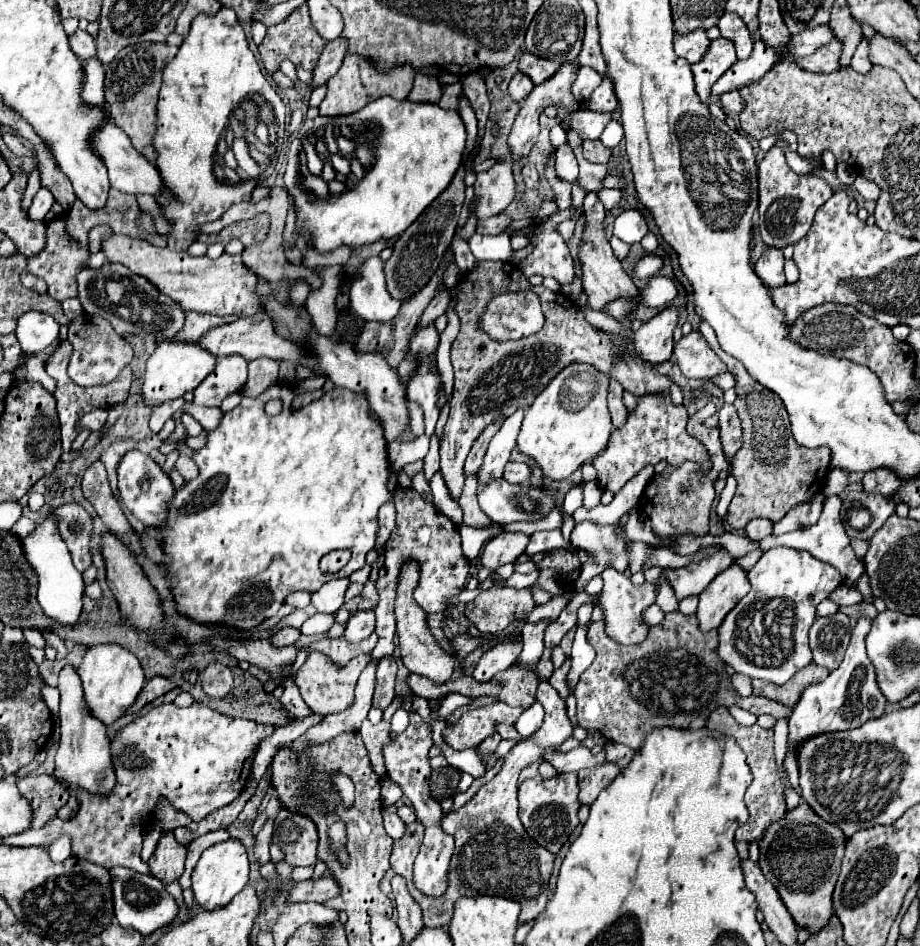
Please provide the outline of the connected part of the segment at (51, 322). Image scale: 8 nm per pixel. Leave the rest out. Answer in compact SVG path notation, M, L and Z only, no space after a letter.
M25 312L17 320L15 334L23 354L31 356L47 350L59 338L59 324L49 314Z

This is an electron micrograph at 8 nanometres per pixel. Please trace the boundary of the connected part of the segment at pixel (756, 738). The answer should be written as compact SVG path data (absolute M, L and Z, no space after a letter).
M723 706L711 712L709 722L707 722L707 728L709 730L719 730L725 736L733 736L737 740L737 744L741 746L741 750L747 754L747 762L749 762L751 772L753 772L753 782L751 782L751 786L745 792L745 804L749 808L749 820L737 830L735 838L739 842L759 840L761 834L765 834L765 830L773 822L777 822L779 818L785 818L785 814L787 814L785 788L783 788L783 784L779 780L777 766L775 766L775 756L773 756L773 730L765 730L765 728L761 728L757 724L753 724L751 728L745 728Z

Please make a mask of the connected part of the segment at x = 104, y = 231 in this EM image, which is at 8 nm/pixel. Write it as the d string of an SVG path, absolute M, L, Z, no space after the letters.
M97 225L89 233L89 251L95 254L101 249L102 241L114 232L109 226Z

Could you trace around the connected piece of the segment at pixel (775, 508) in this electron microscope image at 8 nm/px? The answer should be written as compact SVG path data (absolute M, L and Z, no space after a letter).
M701 322L701 334L713 348L713 352L727 364L727 370L735 376L735 408L739 412L743 424L743 446L733 458L731 474L737 478L737 492L729 504L727 524L733 528L745 528L753 518L771 518L781 520L795 504L809 500L817 492L821 492L827 484L829 472L829 448L803 448L793 440L791 424L787 410L769 388L759 386L757 380L749 376L749 372L737 362L733 356L725 354L717 342L713 328L707 322Z

